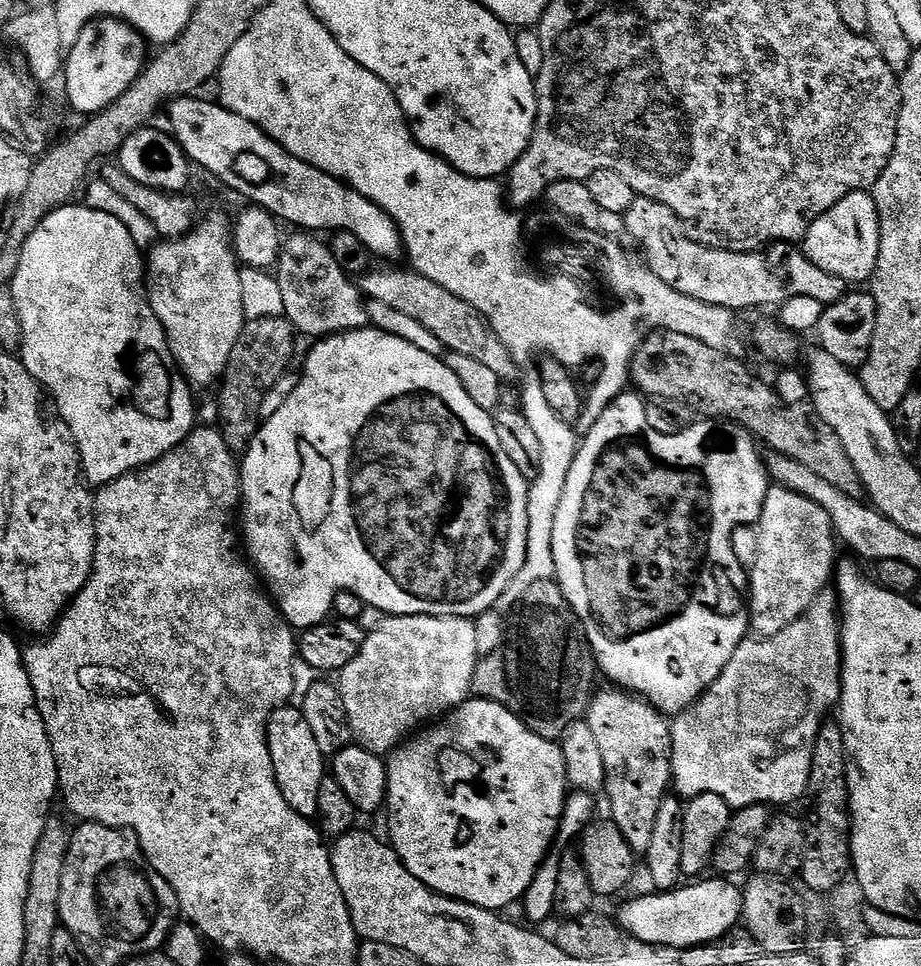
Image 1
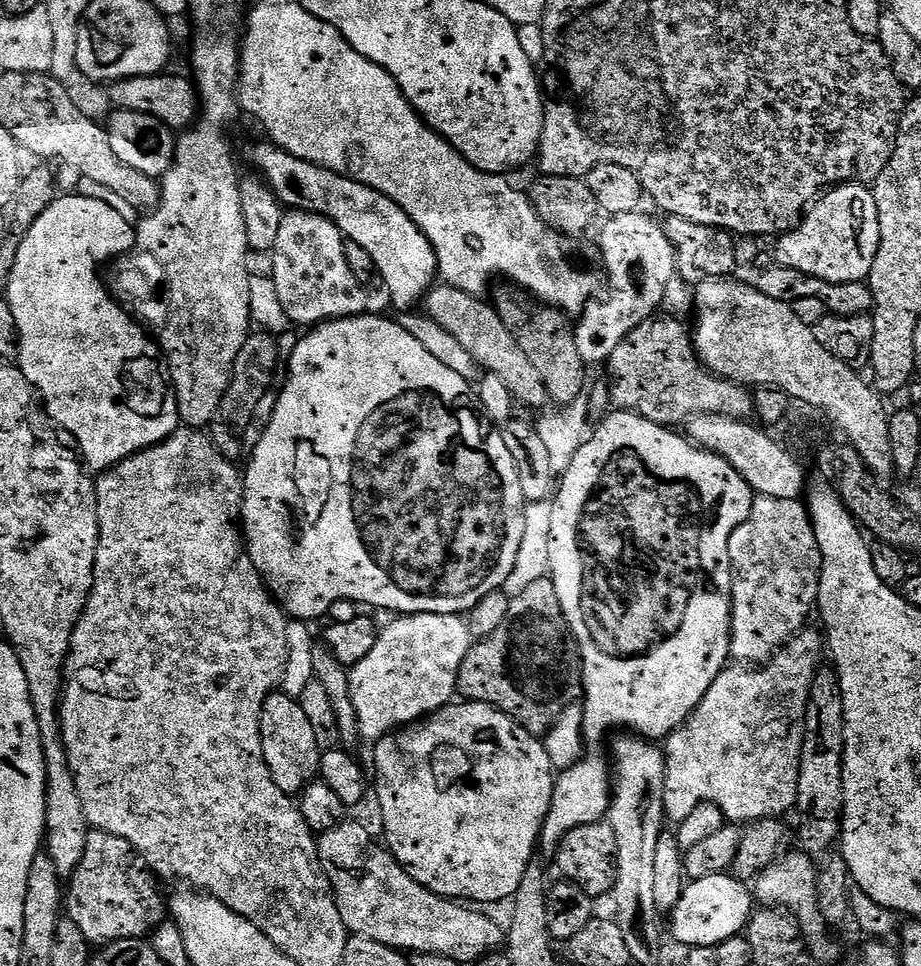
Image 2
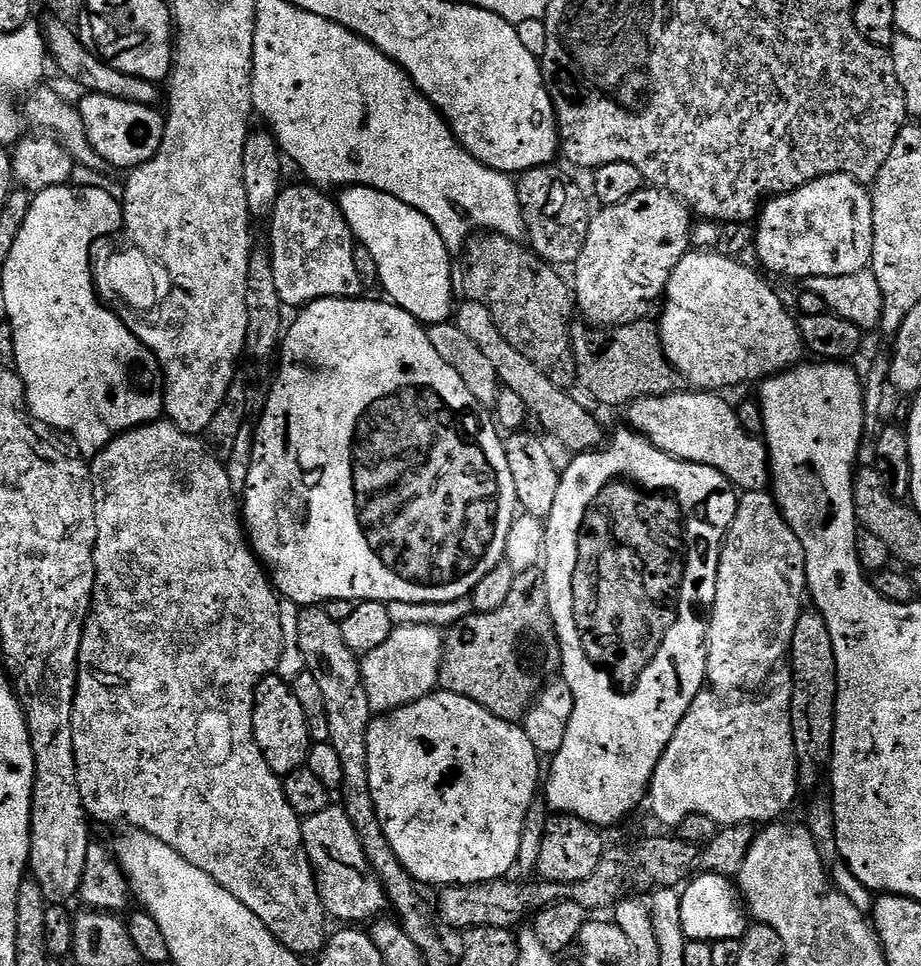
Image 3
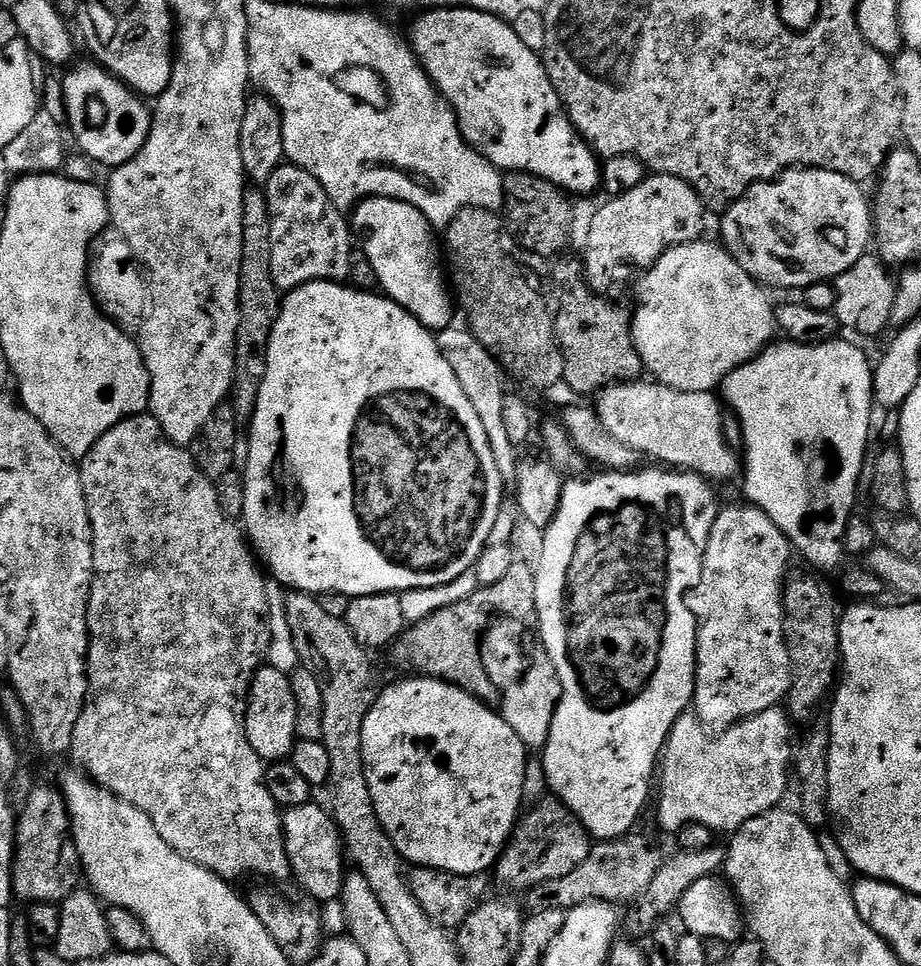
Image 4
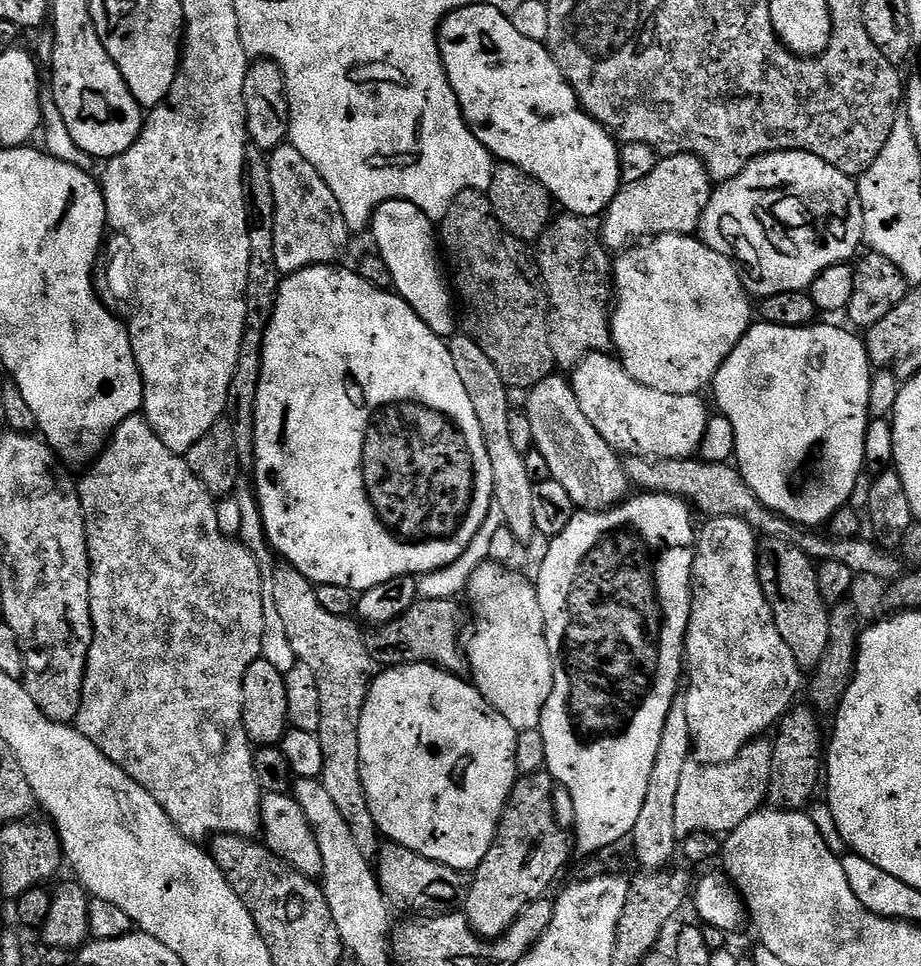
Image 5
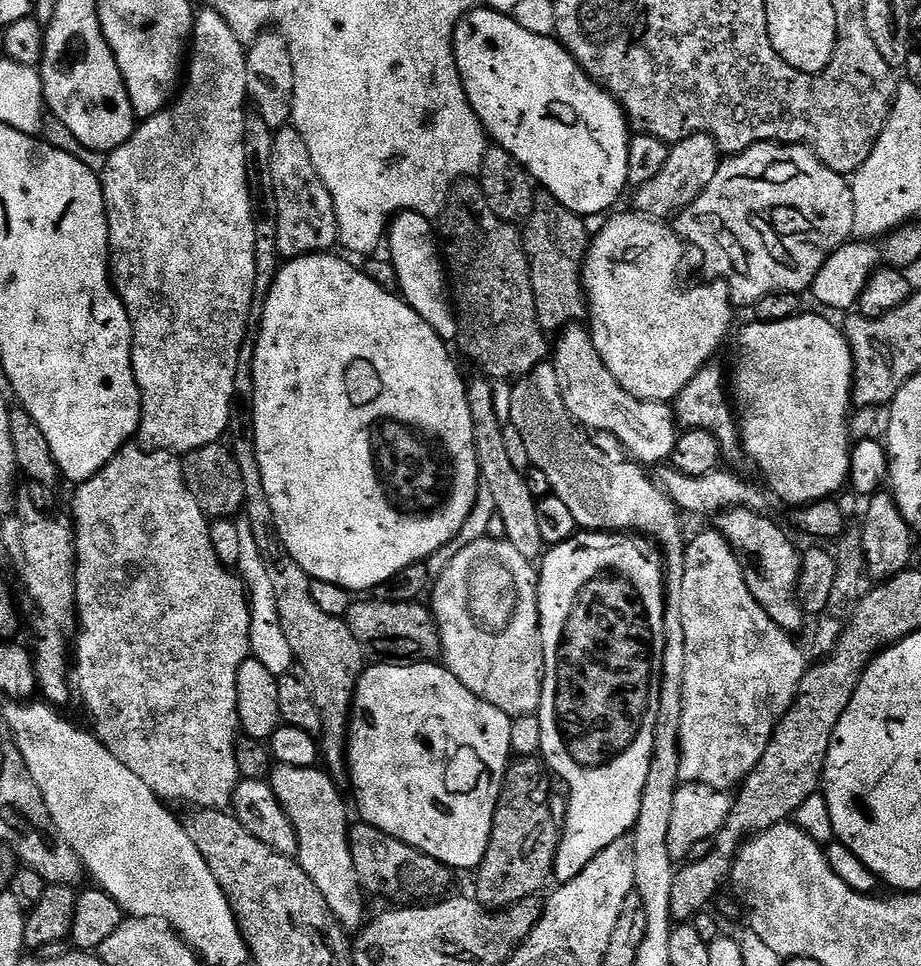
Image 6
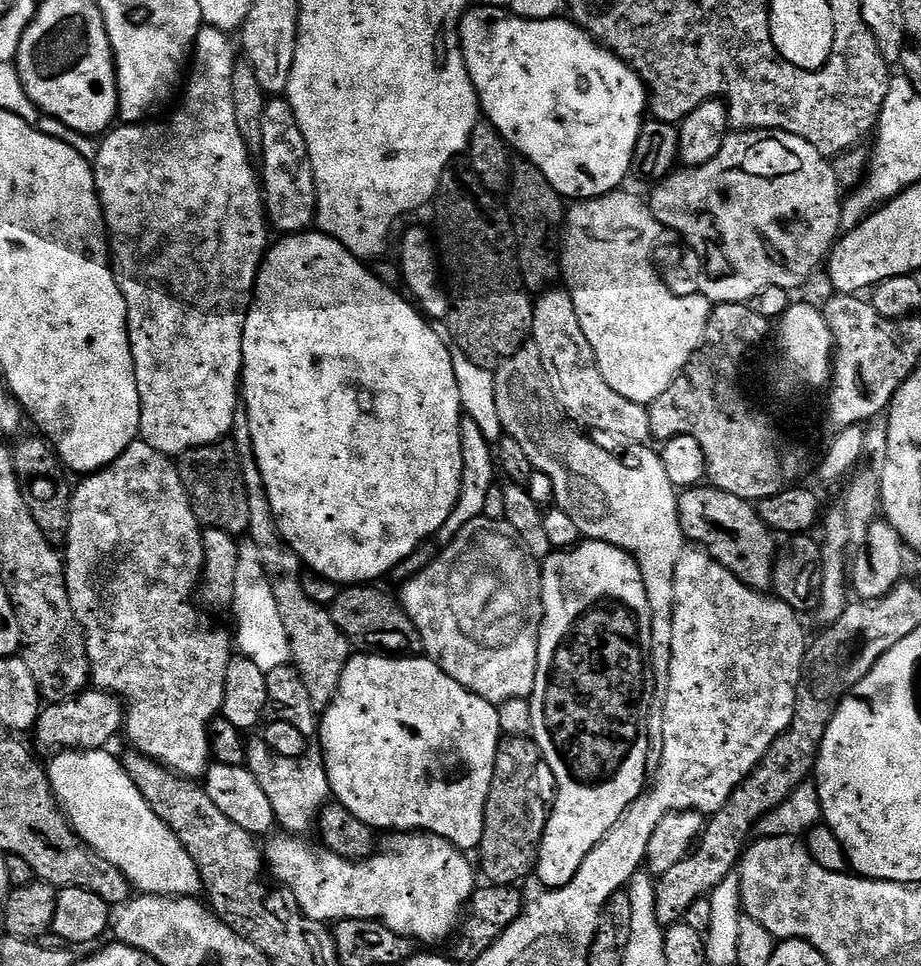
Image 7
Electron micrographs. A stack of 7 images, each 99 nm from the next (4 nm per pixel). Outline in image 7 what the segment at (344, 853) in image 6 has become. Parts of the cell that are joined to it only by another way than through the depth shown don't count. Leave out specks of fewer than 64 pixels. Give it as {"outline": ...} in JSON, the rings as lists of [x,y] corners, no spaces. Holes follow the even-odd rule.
{"outline":[[[262,738],[249,739],[248,759],[246,767],[258,778],[258,786],[270,798],[270,806],[274,806],[274,818],[277,825],[285,833],[303,837],[304,832],[313,831],[314,825],[319,821],[320,812],[332,796],[332,787],[324,769],[323,759],[305,754],[298,758],[285,758],[282,754],[274,754],[270,746]]]}

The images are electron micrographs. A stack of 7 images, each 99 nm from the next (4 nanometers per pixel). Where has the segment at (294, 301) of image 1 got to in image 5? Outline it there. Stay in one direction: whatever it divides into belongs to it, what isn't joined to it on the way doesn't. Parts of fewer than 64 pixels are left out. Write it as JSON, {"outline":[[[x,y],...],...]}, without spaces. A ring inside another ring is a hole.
{"outline":[[[291,142],[280,144],[268,156],[270,170],[270,186],[274,190],[274,262],[276,270],[281,274],[297,272],[315,264],[336,264],[348,244],[350,233],[346,226],[346,218],[342,218],[342,210],[338,206],[338,198],[322,182],[322,174],[294,150]]]}

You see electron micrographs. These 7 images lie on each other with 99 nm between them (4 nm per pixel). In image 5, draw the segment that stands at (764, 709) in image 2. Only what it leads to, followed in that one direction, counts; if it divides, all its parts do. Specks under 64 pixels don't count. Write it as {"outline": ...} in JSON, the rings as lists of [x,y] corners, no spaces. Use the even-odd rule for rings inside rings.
{"outline":[[[757,738],[752,743],[747,744],[740,752],[740,757],[731,760],[729,764],[702,764],[699,760],[689,759],[688,764],[682,766],[682,776],[678,778],[678,794],[674,797],[674,830],[677,837],[685,838],[696,831],[711,832],[715,834],[727,834],[733,832],[739,824],[746,822],[748,816],[754,815],[755,812],[761,811],[762,805],[768,799],[768,787],[770,786],[770,778],[772,777],[772,746],[767,739]]]}

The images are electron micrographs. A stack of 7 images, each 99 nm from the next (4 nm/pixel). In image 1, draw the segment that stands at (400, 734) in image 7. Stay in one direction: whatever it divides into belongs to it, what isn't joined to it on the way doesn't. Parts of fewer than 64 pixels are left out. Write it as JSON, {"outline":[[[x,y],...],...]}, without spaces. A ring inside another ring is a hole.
{"outline":[[[469,698],[460,707],[453,708],[439,722],[425,727],[419,734],[405,739],[403,743],[393,748],[387,757],[386,767],[388,769],[386,813],[388,812],[388,832],[392,835],[390,843],[400,861],[406,866],[406,870],[410,870],[410,874],[414,874],[418,882],[422,882],[431,892],[437,892],[439,896],[449,896],[452,900],[461,900],[494,913],[504,910],[500,908],[510,907],[515,900],[517,903],[526,894],[530,882],[534,882],[534,874],[540,869],[541,862],[553,847],[564,813],[564,804],[570,795],[566,760],[557,741],[534,734],[510,709],[491,698],[484,700]]]}

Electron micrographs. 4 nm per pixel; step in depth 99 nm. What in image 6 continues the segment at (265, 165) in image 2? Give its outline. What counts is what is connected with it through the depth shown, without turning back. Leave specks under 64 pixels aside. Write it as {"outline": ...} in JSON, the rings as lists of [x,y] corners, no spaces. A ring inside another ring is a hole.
{"outline":[[[402,212],[392,217],[386,229],[387,255],[396,271],[399,295],[438,334],[441,340],[452,342],[458,334],[458,322],[450,299],[450,284],[446,279],[446,265],[438,243],[433,221],[420,212]]]}

